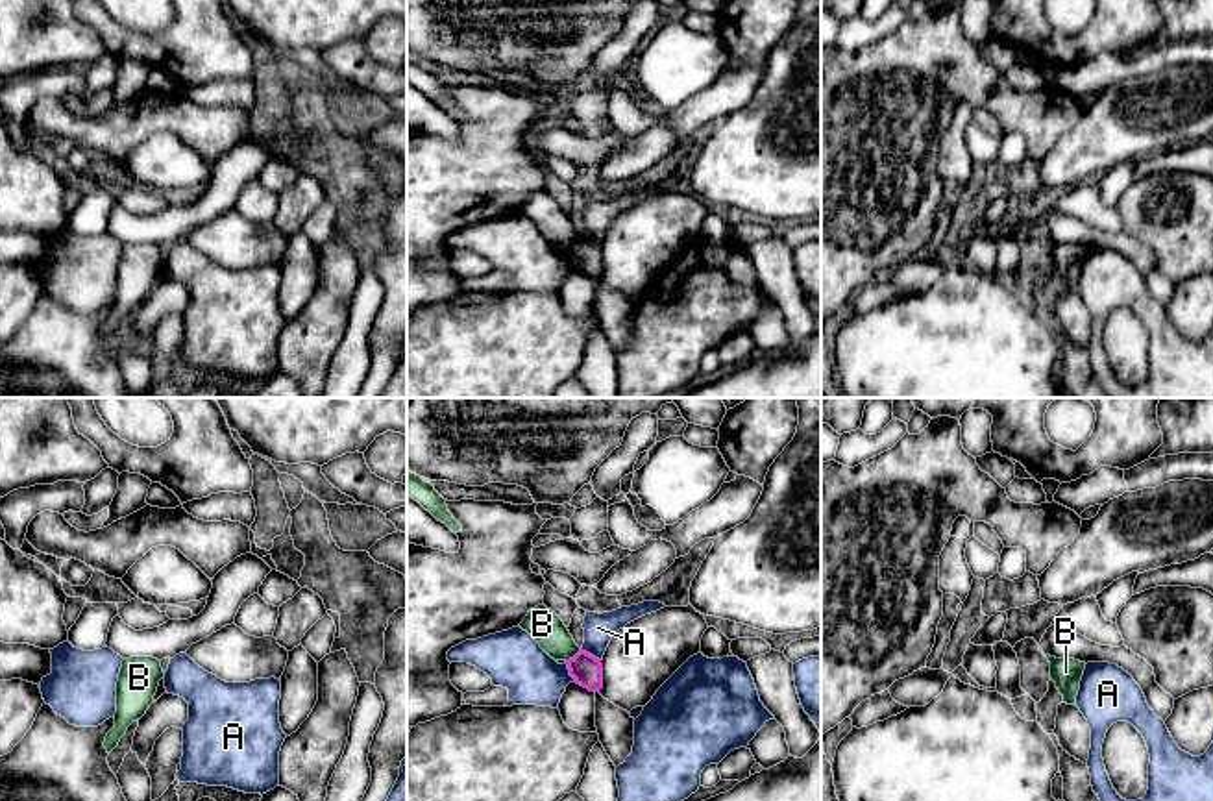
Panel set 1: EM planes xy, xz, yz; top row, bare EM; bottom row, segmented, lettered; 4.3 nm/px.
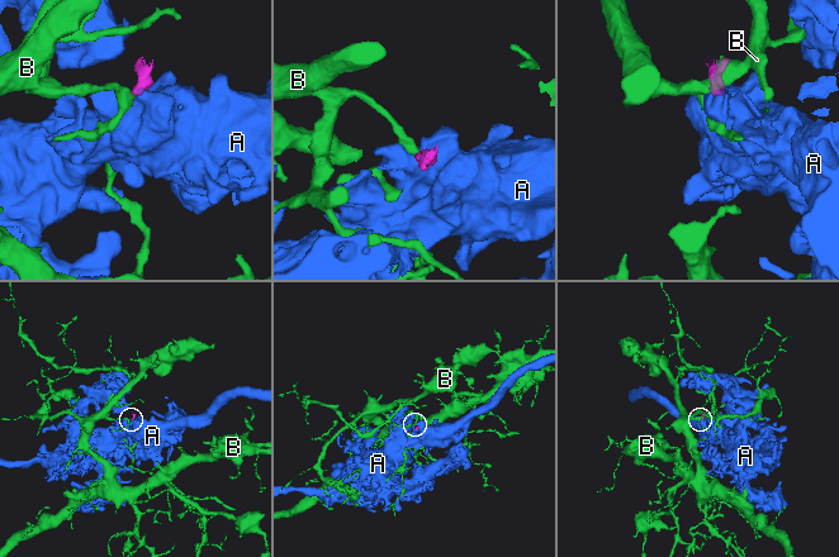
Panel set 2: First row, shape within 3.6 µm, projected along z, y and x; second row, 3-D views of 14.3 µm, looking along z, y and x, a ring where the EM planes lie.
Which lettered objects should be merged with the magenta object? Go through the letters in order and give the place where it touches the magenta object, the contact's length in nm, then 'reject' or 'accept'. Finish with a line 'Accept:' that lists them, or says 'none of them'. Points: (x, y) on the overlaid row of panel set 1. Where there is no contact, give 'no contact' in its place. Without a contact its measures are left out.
A: meets magenta in xz at (588, 653); contact 110 nm long; reject
B: meets magenta in xz at (575, 655); contact 90 nm long; reject
Accept: none of them

